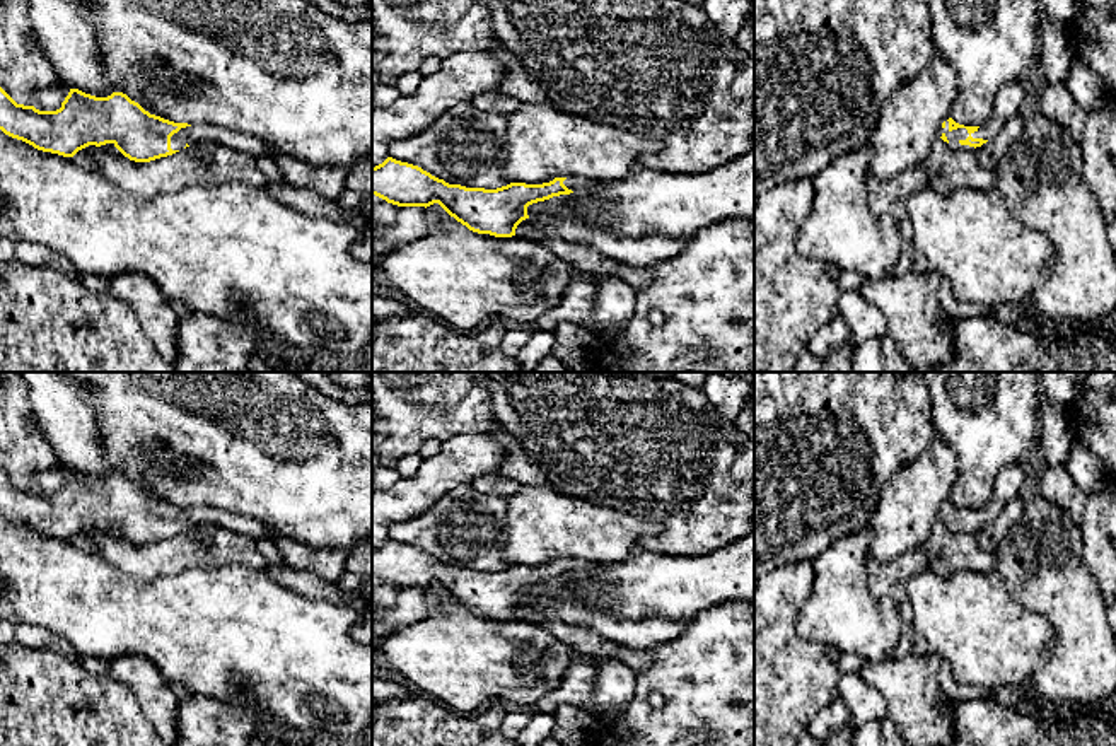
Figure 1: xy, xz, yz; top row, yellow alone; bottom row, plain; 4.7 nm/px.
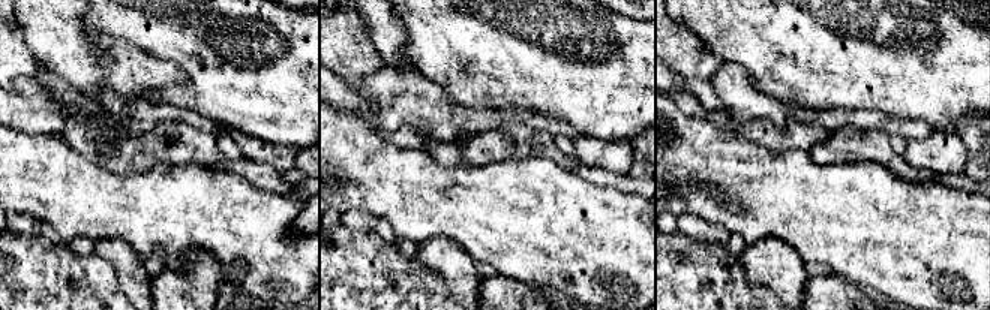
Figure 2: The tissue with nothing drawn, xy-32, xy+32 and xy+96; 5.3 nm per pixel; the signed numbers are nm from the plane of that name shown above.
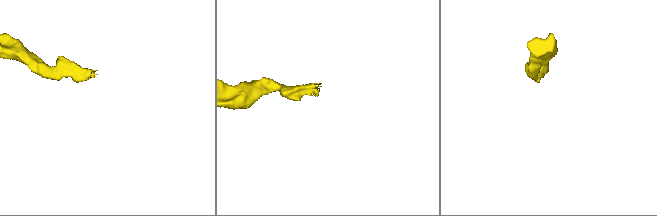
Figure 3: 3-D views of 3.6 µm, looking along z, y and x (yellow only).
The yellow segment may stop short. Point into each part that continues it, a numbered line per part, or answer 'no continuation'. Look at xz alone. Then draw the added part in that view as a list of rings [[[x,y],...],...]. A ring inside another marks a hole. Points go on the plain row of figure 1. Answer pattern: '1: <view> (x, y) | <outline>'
1: xz (577, 567) | [[[567,560],[563,567],[572,572],[573,575],[589,575],[596,563],[584,562],[584,560]]]

